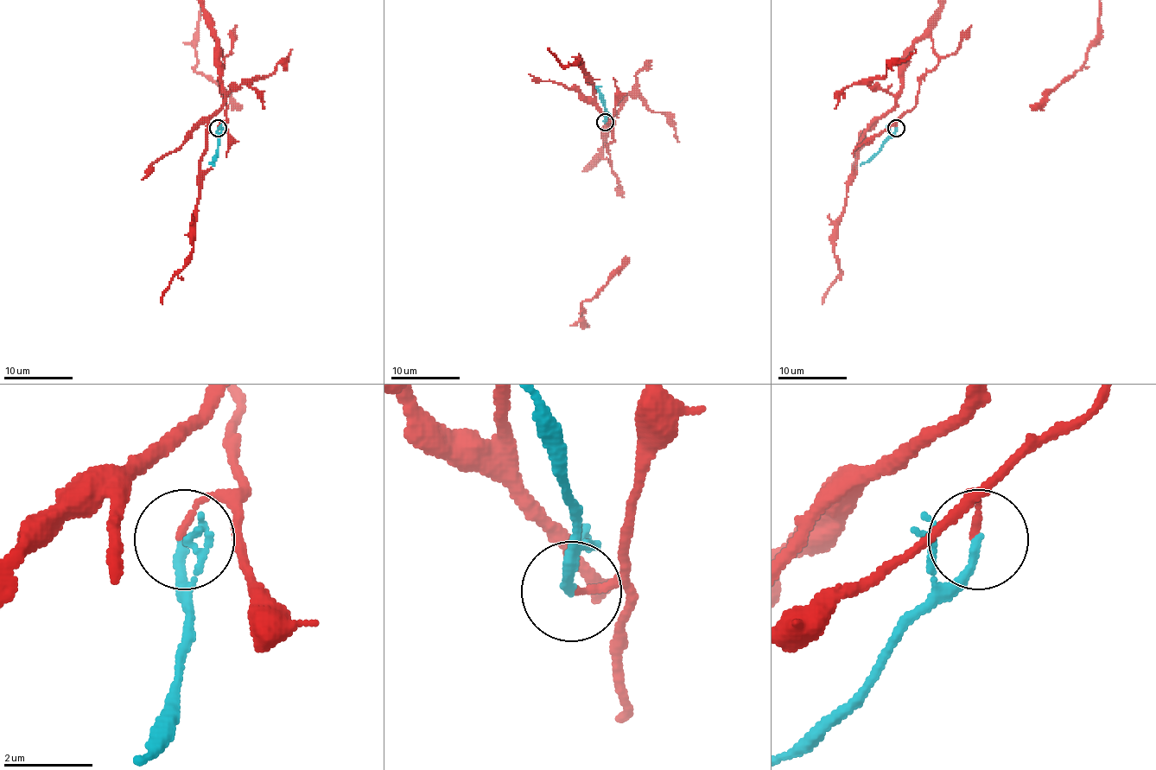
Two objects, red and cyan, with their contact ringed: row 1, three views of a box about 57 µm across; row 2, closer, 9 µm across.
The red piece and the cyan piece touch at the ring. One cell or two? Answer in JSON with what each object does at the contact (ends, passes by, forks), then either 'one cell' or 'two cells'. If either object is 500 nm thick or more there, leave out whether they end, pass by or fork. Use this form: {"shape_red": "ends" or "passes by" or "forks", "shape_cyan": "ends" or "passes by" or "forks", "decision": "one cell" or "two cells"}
{"shape_red": "ends", "shape_cyan": "ends", "decision": "two cells"}

